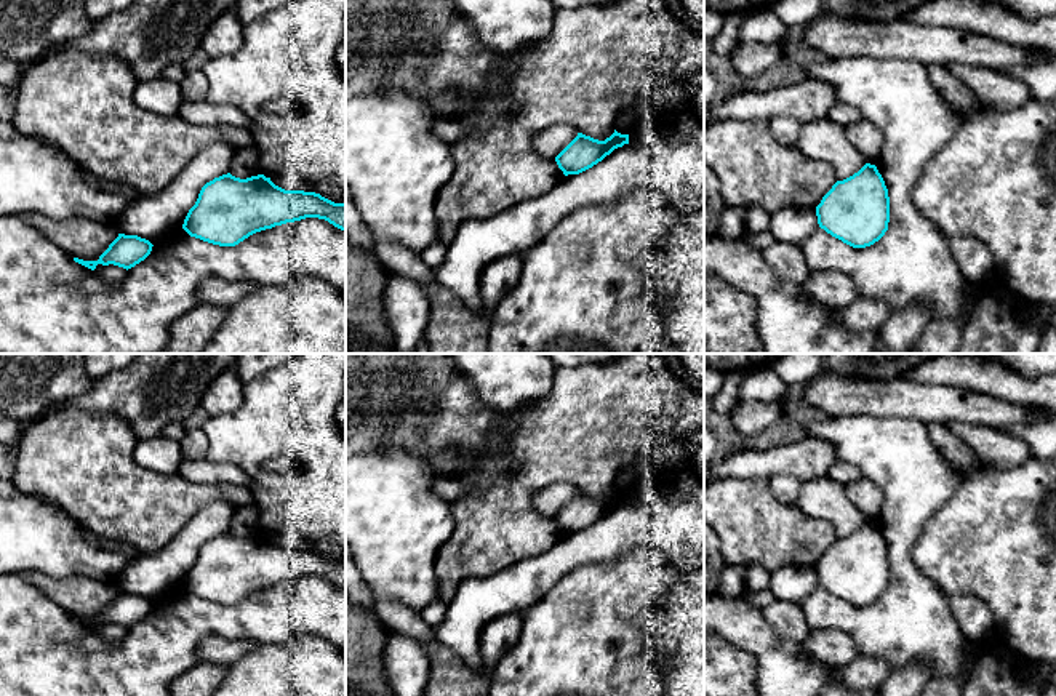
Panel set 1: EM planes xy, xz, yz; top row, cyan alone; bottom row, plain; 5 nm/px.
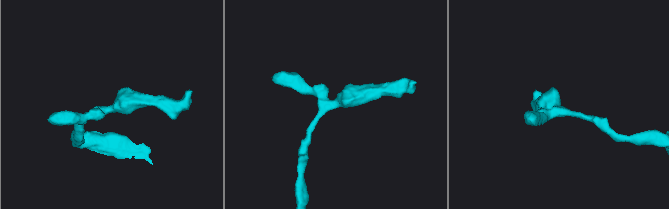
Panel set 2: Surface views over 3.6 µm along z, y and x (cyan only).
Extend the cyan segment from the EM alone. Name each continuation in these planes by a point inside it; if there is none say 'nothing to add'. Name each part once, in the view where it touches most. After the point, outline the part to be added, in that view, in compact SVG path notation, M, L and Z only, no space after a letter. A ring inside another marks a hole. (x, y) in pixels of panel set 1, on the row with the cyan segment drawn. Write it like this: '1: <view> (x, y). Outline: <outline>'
nothing to add

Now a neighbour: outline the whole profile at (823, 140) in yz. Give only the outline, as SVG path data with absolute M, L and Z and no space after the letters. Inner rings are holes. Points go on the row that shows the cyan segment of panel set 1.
M829 117L800 125L797 147L808 158L829 163L837 181L853 176L867 163L846 139L845 128Z

